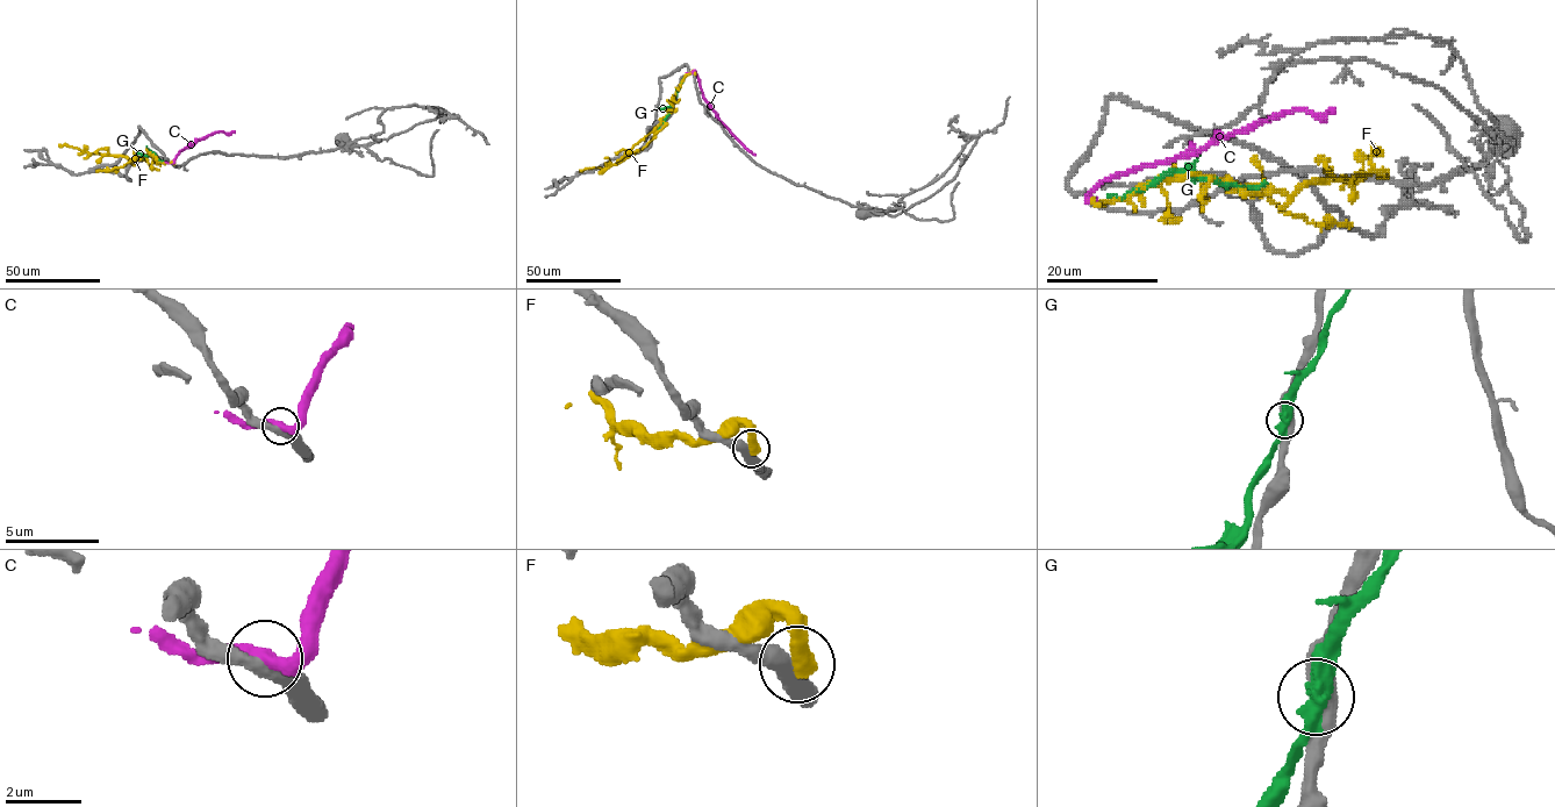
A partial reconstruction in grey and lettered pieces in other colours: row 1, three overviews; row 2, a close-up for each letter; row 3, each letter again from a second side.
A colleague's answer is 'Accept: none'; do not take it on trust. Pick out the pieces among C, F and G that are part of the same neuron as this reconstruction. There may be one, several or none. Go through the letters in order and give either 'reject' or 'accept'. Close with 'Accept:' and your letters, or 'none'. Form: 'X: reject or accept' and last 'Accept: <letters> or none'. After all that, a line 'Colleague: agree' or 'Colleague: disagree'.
C: accept
F: reject
G: reject
Accept: C
Colleague: disagree

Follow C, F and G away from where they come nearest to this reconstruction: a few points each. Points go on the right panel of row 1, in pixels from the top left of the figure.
C: (1091, 202), (1087, 197), (1104, 181), (1195, 155), (1209, 142), (1251, 130), (1297, 109), (1325, 114), (1334, 108)
F: (1096, 205), (1173, 177), (1294, 193), (1362, 176), (1371, 151), (1383, 151)
G: (1154, 181), (1173, 171), (1188, 171), (1194, 177), (1223, 184), (1261, 186), (1267, 183)

